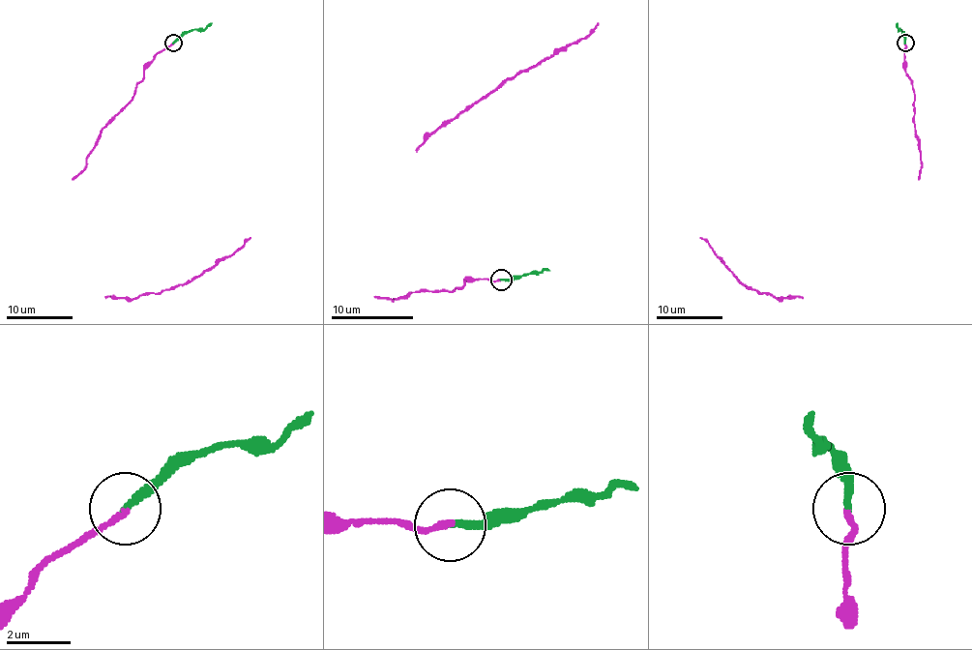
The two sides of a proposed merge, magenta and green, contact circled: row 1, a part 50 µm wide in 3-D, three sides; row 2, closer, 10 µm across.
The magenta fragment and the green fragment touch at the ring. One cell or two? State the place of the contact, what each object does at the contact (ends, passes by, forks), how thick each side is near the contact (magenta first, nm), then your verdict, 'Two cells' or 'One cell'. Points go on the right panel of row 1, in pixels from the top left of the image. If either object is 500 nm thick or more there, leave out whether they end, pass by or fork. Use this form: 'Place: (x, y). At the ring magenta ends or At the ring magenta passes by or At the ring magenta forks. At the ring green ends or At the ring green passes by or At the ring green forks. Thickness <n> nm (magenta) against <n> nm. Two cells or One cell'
Place: (905, 43). At the ring magenta ends. At the ring green ends. Thickness 190 nm (magenta) against 240 nm. One cell

